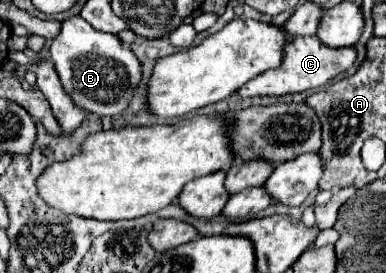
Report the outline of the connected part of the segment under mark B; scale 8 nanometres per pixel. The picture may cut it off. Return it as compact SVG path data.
M82 17L62 21L62 31L50 45L50 57L62 87L74 105L98 117L124 113L138 89L138 83L142 81L142 63L134 51L122 45L118 35L96 31Z

